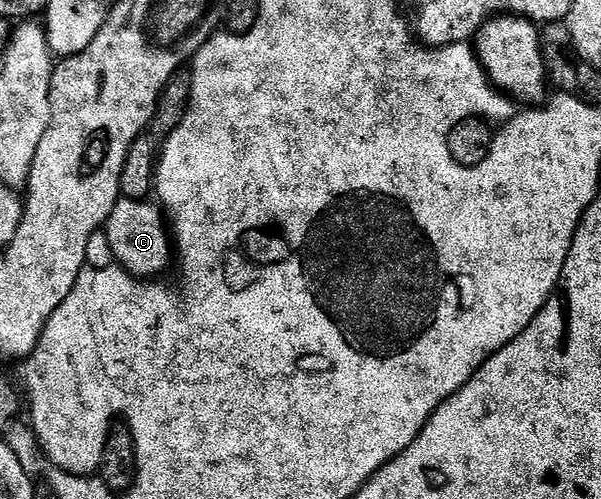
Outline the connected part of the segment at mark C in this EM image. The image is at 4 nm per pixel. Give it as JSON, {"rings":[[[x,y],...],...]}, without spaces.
{"rings":[[[144,201],[116,202],[114,211],[110,211],[106,222],[106,249],[116,256],[115,264],[133,277],[156,279],[159,273],[168,269],[172,261],[172,245],[168,242],[168,229],[164,226],[164,217],[152,205]]]}

